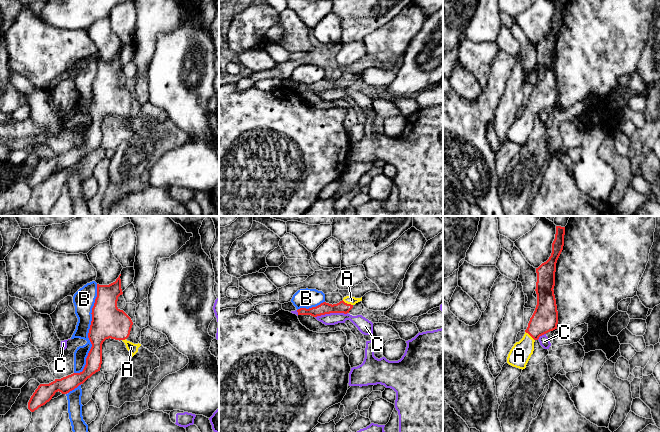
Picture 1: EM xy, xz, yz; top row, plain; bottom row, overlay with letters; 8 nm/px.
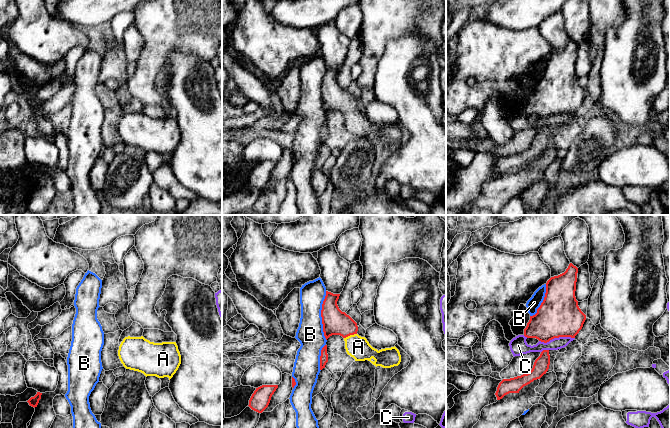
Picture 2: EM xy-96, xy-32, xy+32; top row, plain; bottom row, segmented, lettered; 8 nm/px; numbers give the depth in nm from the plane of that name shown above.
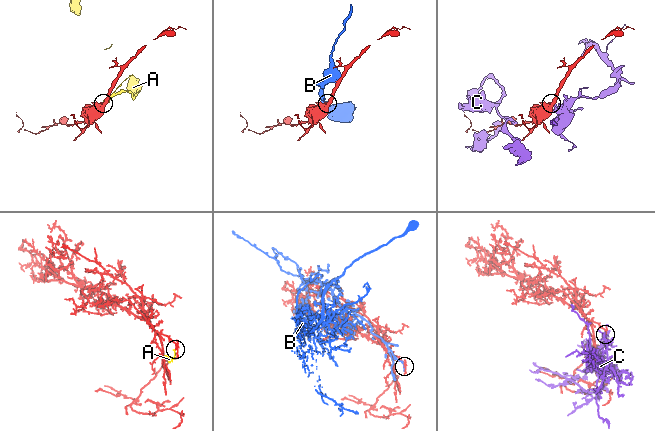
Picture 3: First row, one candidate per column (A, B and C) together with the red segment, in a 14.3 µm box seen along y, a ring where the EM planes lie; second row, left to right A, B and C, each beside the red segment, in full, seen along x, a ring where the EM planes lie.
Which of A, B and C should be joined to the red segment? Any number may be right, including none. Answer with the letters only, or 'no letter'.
A

